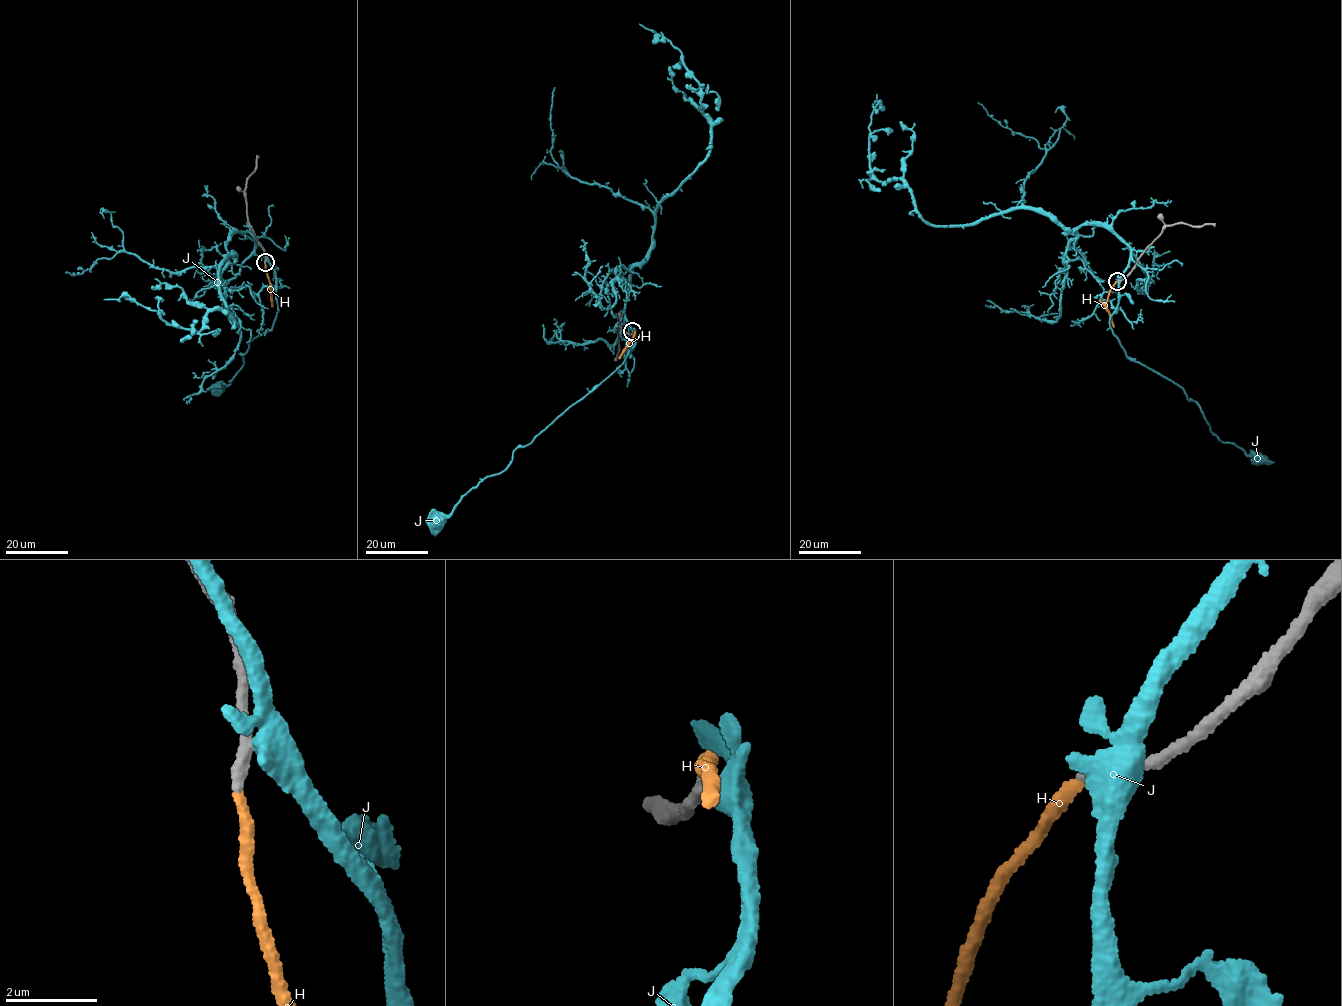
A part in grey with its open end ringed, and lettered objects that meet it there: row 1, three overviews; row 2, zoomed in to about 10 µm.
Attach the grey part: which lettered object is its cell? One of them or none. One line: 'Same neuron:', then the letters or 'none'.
Same neuron: H

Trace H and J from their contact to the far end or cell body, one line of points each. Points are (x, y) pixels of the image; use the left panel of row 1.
H: (264, 263), (271, 305)
J: (265, 259), (275, 273), (272, 330), (249, 342), (239, 354), (242, 368), (214, 388)

